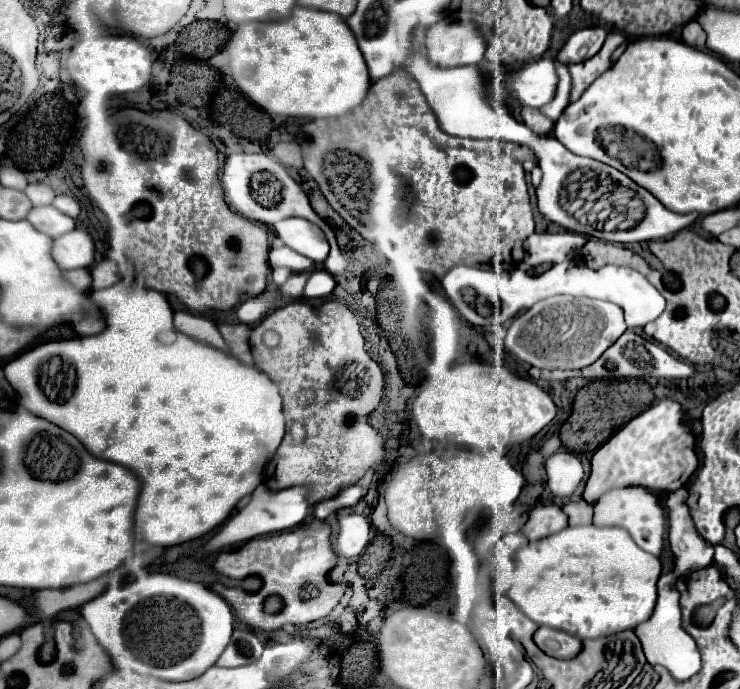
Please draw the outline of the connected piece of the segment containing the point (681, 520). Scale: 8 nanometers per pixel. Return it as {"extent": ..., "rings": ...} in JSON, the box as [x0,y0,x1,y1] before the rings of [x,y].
{"extent":[669,488,713,574],"rings":[[[679,488],[669,494],[669,544],[673,552],[675,574],[707,568],[713,564],[713,544],[709,544],[693,526],[689,508],[685,504],[687,490]]]}

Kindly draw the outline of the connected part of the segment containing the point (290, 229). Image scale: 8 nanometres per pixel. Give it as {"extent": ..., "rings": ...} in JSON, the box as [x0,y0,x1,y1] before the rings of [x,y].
{"extent":[275,218,329,262],"rings":[[[287,218],[275,224],[277,236],[295,252],[311,258],[313,262],[323,262],[329,254],[329,244],[323,232],[303,218]]]}

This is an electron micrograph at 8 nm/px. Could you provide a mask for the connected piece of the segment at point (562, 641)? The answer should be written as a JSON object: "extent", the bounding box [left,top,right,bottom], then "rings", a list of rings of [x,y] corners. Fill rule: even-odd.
{"extent":[533,626,581,658],"rings":[[[539,626],[535,630],[533,640],[543,652],[547,652],[553,658],[573,658],[581,650],[579,638],[561,630],[545,628],[545,626]]]}

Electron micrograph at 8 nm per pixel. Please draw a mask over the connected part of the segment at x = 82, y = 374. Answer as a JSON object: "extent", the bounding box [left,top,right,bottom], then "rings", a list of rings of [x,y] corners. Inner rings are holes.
{"extent":[5,334,285,546],"rings":[[[177,334],[177,340],[173,344],[143,344],[143,348],[87,348],[87,340],[57,340],[57,342],[45,342],[39,344],[35,348],[29,348],[25,352],[21,352],[19,356],[15,356],[5,368],[5,378],[7,382],[13,386],[13,390],[17,392],[19,404],[23,408],[27,408],[29,412],[37,414],[39,418],[45,418],[53,424],[57,424],[59,428],[71,432],[91,454],[99,456],[101,460],[109,460],[115,464],[121,464],[125,468],[129,468],[139,480],[141,480],[141,494],[139,494],[139,502],[135,510],[135,536],[147,544],[155,544],[155,546],[175,546],[175,544],[183,544],[195,538],[201,538],[205,534],[209,534],[213,528],[217,528],[219,524],[223,524],[233,508],[237,506],[237,502],[251,494],[259,484],[261,484],[261,472],[263,466],[267,464],[267,460],[275,454],[277,446],[283,440],[285,434],[285,420],[283,420],[283,412],[281,412],[281,396],[277,386],[259,370],[249,368],[245,364],[241,364],[237,358],[223,354],[221,350],[215,350],[203,342],[197,342],[185,334]],[[53,356],[61,356],[65,362],[73,362],[77,368],[77,384],[75,384],[75,392],[71,398],[64,403],[51,402],[45,398],[43,390],[39,388],[39,366],[47,360],[51,360]]]}

